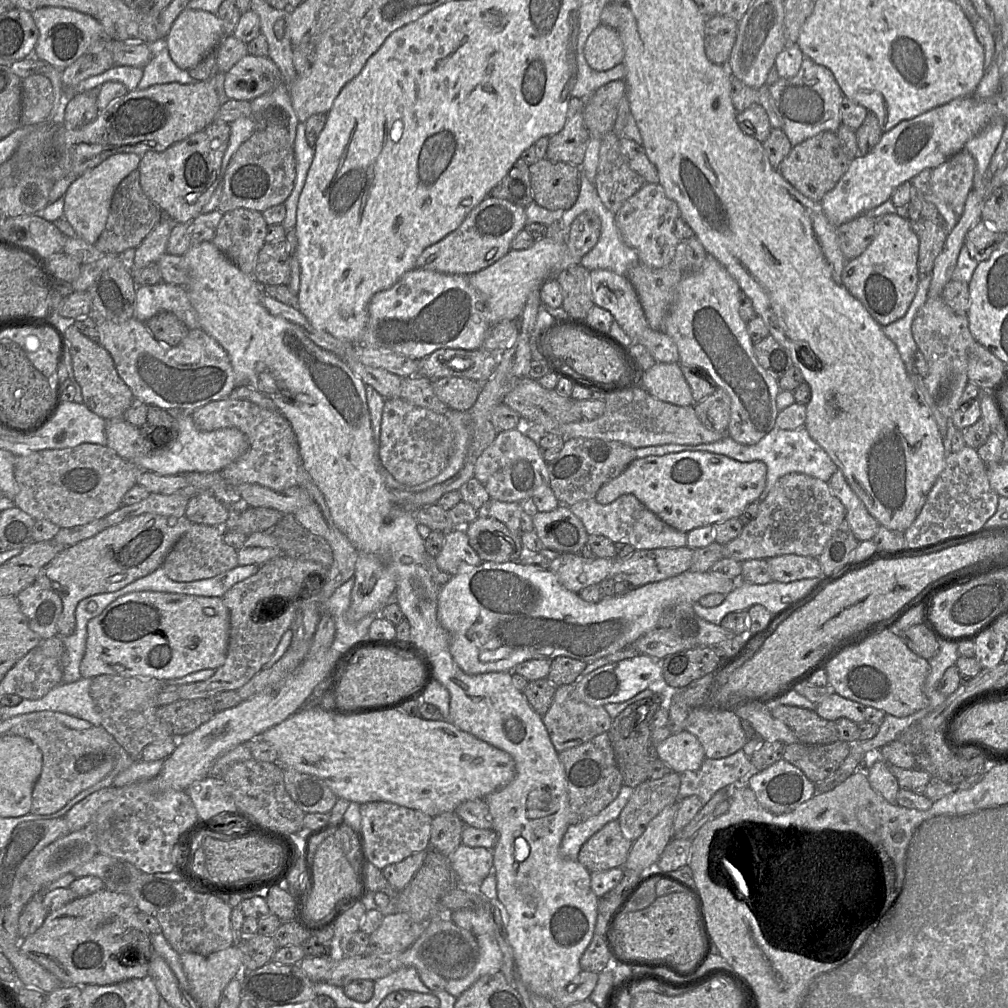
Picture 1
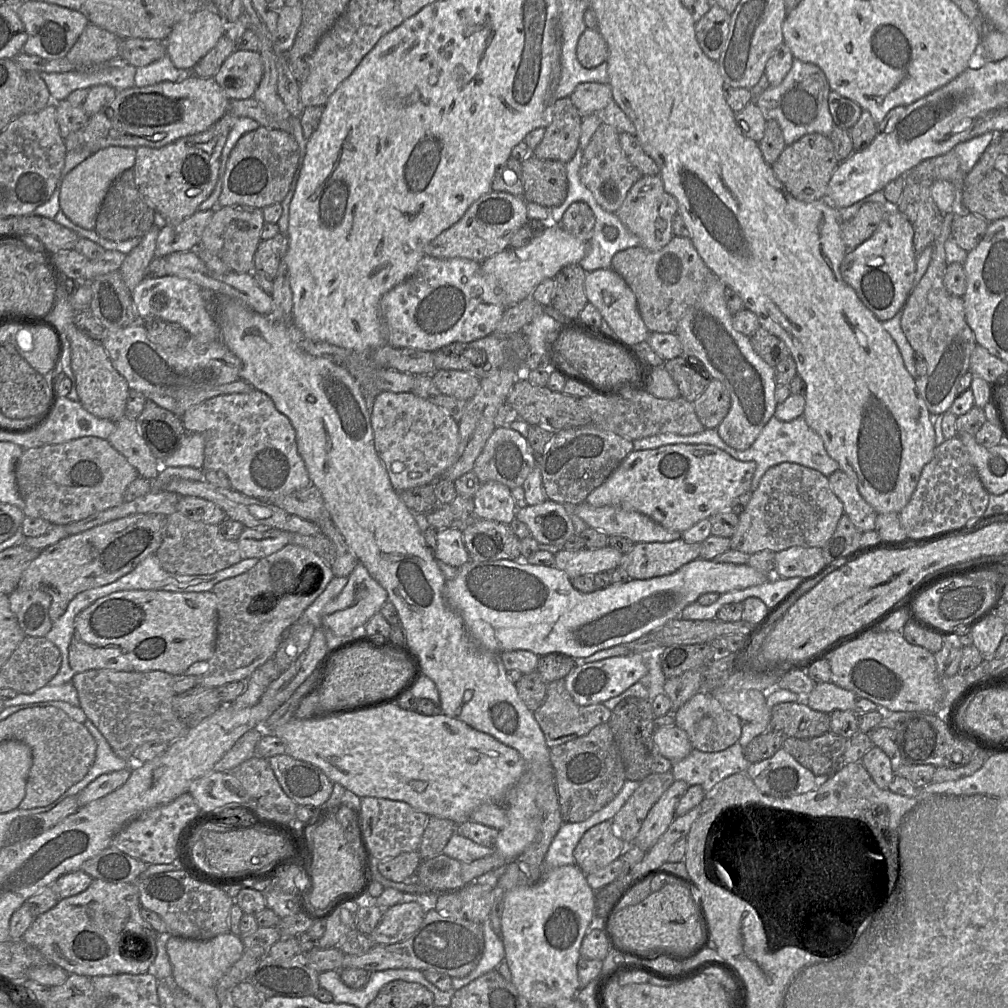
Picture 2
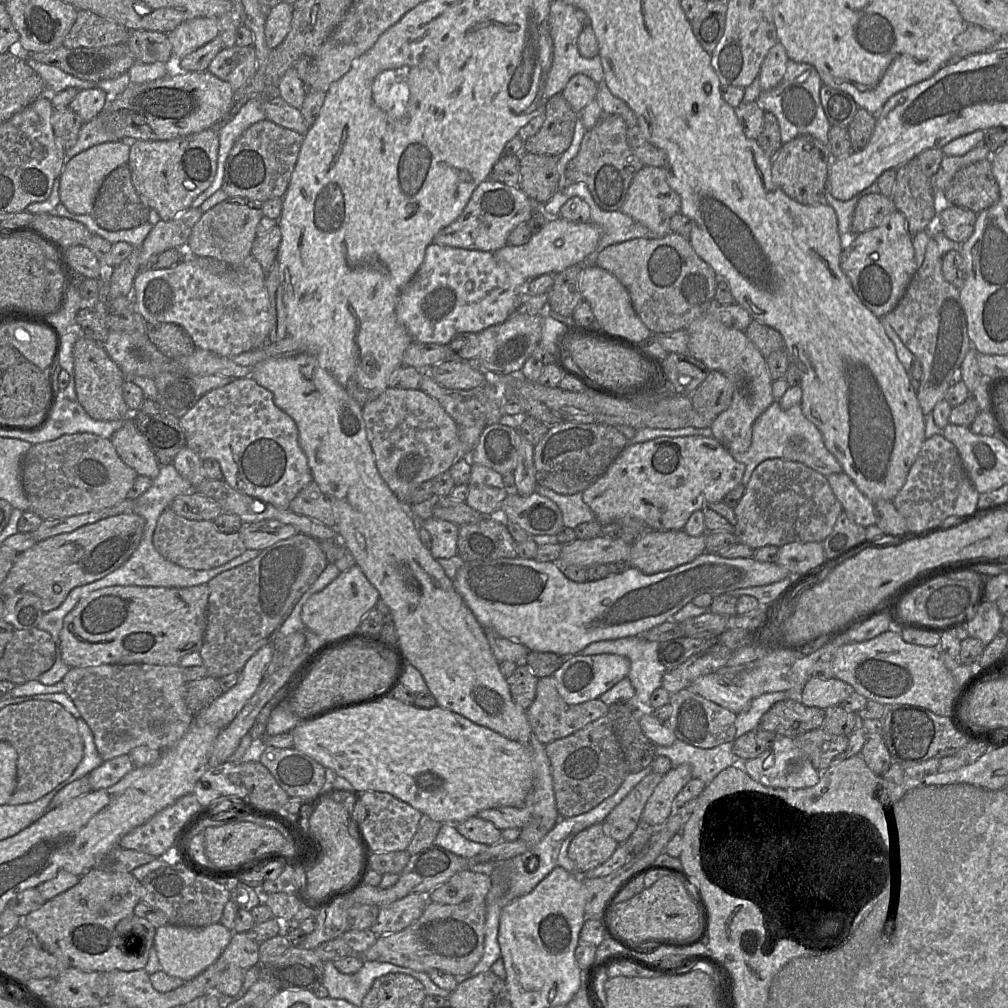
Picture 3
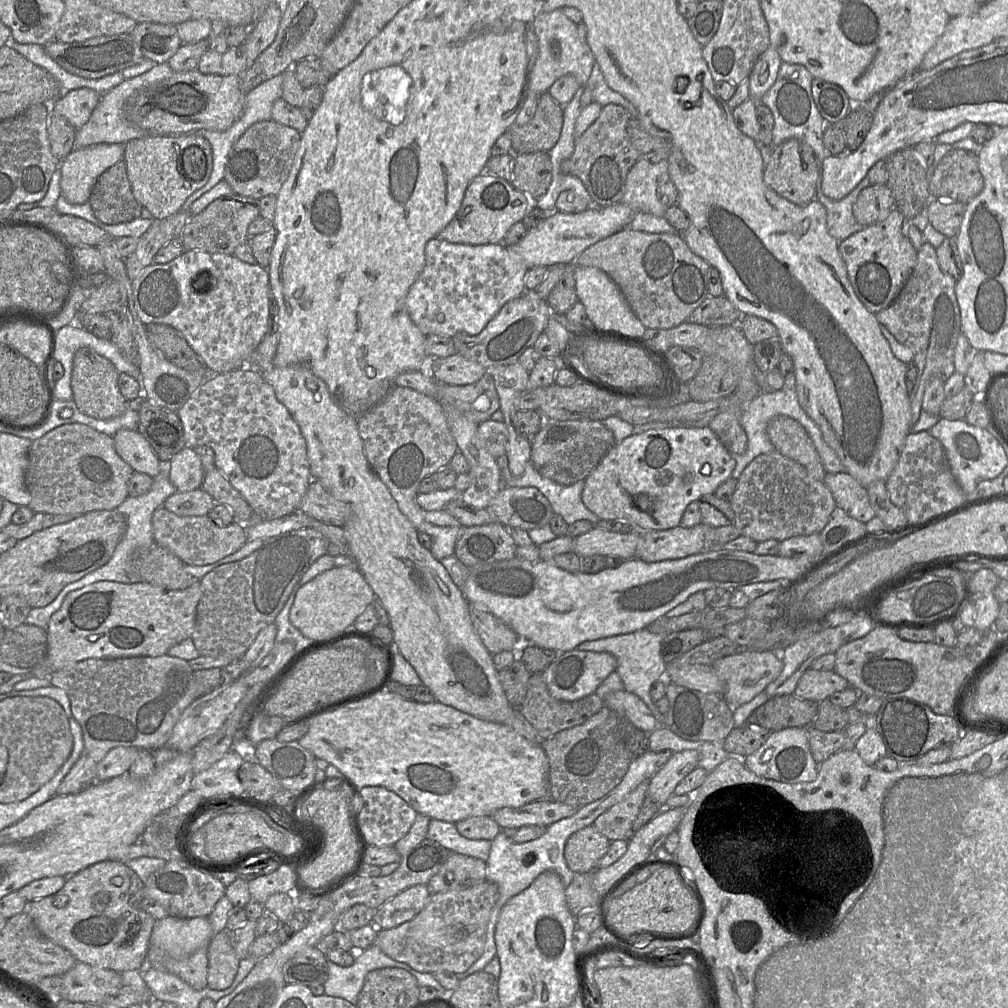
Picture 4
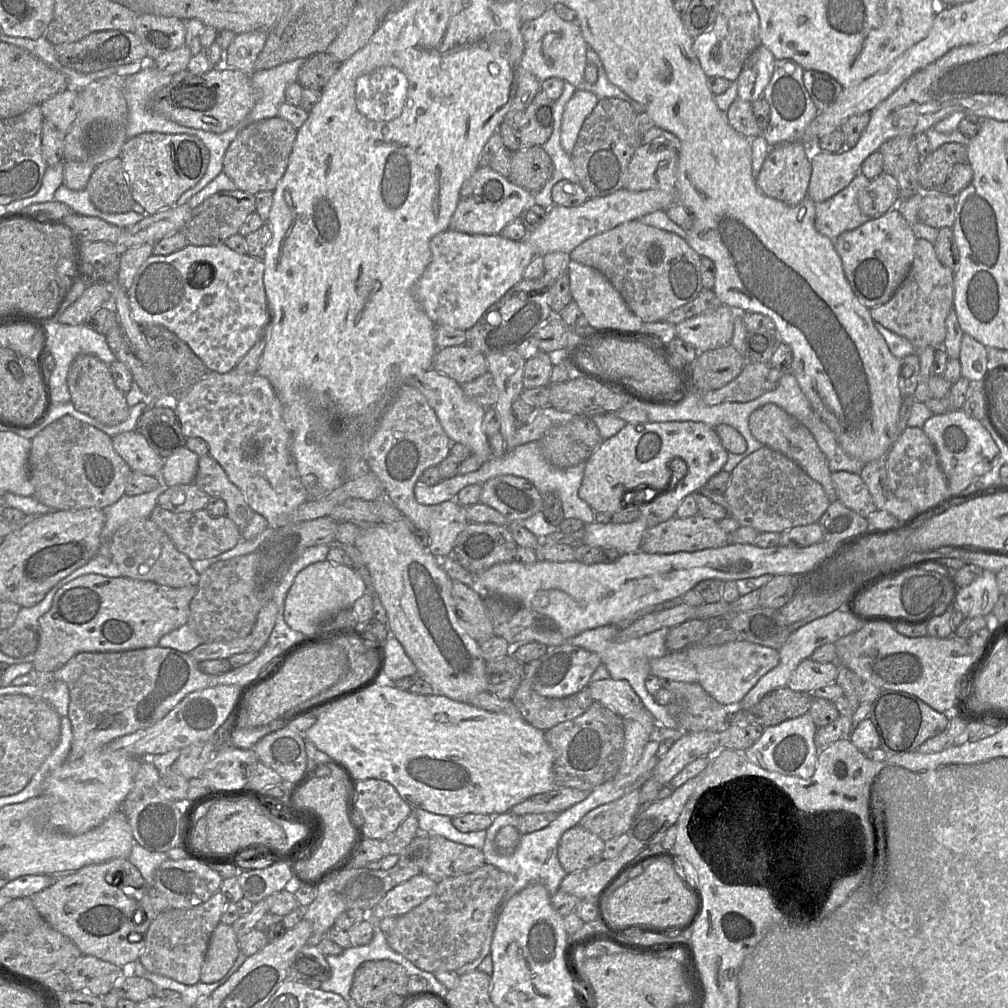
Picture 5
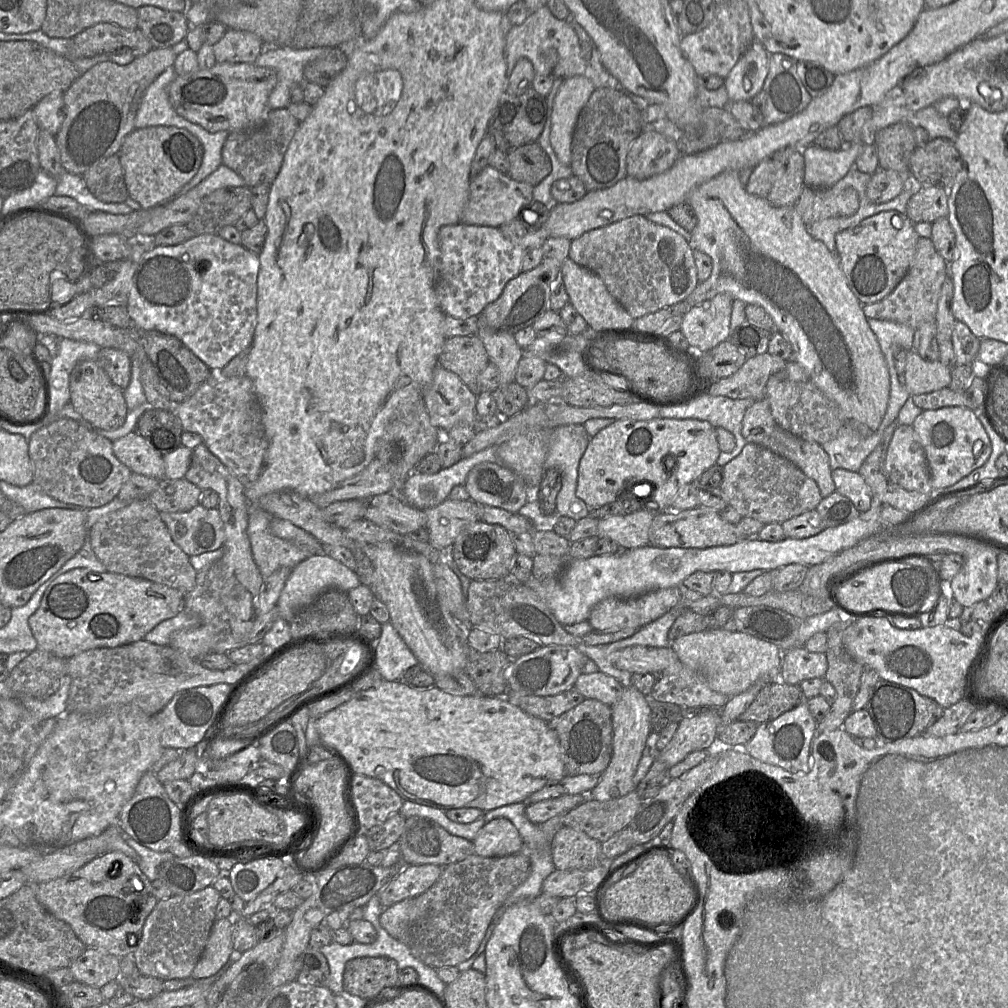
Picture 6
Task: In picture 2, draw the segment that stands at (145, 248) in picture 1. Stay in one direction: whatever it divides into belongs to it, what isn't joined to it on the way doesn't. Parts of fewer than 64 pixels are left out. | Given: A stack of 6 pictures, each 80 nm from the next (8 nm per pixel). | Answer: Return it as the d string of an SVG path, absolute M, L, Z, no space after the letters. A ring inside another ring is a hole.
M153 226L140 243L128 253L119 268L127 287L132 291L145 277L146 270L155 256L159 228Z

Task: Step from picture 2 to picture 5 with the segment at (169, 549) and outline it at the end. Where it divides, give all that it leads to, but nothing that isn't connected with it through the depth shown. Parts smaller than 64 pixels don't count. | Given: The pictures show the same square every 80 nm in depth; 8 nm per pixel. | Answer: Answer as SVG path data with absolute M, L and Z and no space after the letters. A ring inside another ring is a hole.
M156 506L150 519L166 533L175 547L191 561L216 557L234 548L242 539L242 531L228 516L212 517L206 509L174 513Z

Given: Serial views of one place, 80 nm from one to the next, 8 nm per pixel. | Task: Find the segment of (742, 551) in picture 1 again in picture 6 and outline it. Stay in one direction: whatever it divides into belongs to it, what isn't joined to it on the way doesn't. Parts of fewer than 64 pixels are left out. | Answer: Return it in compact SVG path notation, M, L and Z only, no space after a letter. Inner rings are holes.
M747 443L739 455L723 467L720 488L726 496L727 504L733 506L742 518L750 517L764 525L782 524L804 512L815 510L822 500L814 480L788 460L753 443Z

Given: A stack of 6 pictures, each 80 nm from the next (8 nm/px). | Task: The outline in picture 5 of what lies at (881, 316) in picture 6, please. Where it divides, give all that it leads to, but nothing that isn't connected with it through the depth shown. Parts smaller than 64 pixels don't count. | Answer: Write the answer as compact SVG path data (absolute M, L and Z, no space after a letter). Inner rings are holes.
M918 238L906 278L887 303L870 309L870 315L875 322L909 340L916 353L926 347L944 347L945 322L953 306L954 271L938 260L932 243Z

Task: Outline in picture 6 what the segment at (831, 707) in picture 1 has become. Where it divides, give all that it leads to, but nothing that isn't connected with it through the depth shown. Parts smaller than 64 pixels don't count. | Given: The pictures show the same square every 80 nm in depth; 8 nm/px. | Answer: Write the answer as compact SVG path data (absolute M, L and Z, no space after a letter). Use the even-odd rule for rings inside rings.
M794 646L782 652L779 679L787 684L799 685L806 679L824 679L827 668L825 653L810 652L805 646Z

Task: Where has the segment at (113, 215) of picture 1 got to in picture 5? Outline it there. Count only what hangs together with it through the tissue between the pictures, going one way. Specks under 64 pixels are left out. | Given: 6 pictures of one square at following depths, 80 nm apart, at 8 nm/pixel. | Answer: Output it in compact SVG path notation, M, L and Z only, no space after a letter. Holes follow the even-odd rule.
M118 157L98 165L85 190L95 208L108 214L127 213L135 202L122 160Z

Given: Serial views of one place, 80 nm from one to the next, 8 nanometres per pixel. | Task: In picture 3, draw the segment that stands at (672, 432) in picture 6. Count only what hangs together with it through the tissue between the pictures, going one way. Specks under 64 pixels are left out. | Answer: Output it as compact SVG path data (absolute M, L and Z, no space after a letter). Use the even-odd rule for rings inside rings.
M713 436L659 437L629 444L607 471L582 492L582 499L601 525L622 519L637 519L649 530L683 530L693 512L723 501L727 493L740 485L744 472L745 465L734 460Z

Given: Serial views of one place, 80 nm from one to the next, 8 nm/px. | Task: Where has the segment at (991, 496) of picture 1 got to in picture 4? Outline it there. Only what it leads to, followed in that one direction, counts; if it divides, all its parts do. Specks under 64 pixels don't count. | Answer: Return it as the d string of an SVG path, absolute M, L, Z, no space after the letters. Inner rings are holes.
M928 431L910 433L901 451L894 470L886 480L892 503L904 511L909 527L917 528L921 523L934 521L937 516L951 511L956 513L972 504L955 479L941 442Z

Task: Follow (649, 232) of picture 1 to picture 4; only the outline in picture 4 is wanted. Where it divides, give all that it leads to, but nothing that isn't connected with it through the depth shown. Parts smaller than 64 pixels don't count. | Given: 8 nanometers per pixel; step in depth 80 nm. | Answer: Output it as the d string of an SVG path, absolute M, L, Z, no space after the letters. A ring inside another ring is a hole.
M643 156L630 168L627 174L625 192L621 203L630 207L636 213L642 212L654 216L664 216L671 206L677 205L678 198L679 191L669 176L667 158L652 163Z

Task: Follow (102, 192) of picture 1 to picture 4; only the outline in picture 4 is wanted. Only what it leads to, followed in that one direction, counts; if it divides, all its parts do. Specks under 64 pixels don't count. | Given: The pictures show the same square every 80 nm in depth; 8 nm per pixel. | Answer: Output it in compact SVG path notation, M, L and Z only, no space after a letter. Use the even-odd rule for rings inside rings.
M98 144L72 150L60 162L62 196L71 204L88 202L98 177L123 158L124 144Z

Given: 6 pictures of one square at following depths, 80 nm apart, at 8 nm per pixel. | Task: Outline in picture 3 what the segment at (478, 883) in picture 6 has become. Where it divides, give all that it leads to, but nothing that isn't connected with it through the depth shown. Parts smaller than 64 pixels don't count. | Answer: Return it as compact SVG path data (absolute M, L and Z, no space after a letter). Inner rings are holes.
M428 896L422 915L405 929L391 934L377 936L376 941L363 954L356 954L364 961L391 963L419 972L430 970L446 971L454 976L464 975L473 970L484 953L486 922L485 900L469 900L461 904L448 905L431 901Z

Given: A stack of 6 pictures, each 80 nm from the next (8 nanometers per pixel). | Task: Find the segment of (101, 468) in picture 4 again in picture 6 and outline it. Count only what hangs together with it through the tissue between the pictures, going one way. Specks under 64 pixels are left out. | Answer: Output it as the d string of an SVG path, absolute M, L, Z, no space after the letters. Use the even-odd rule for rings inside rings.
M62 418L27 436L34 480L44 493L71 508L92 509L117 497L132 471L114 454L113 442L78 422Z

